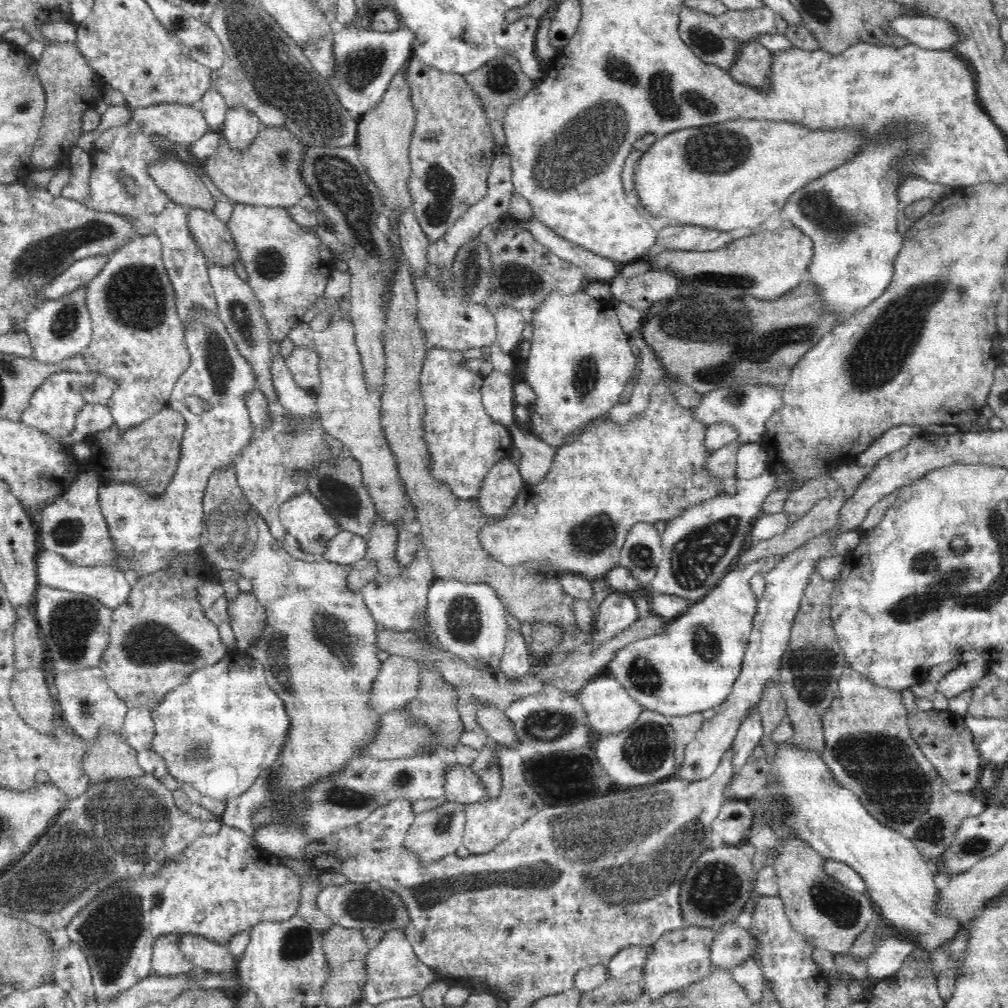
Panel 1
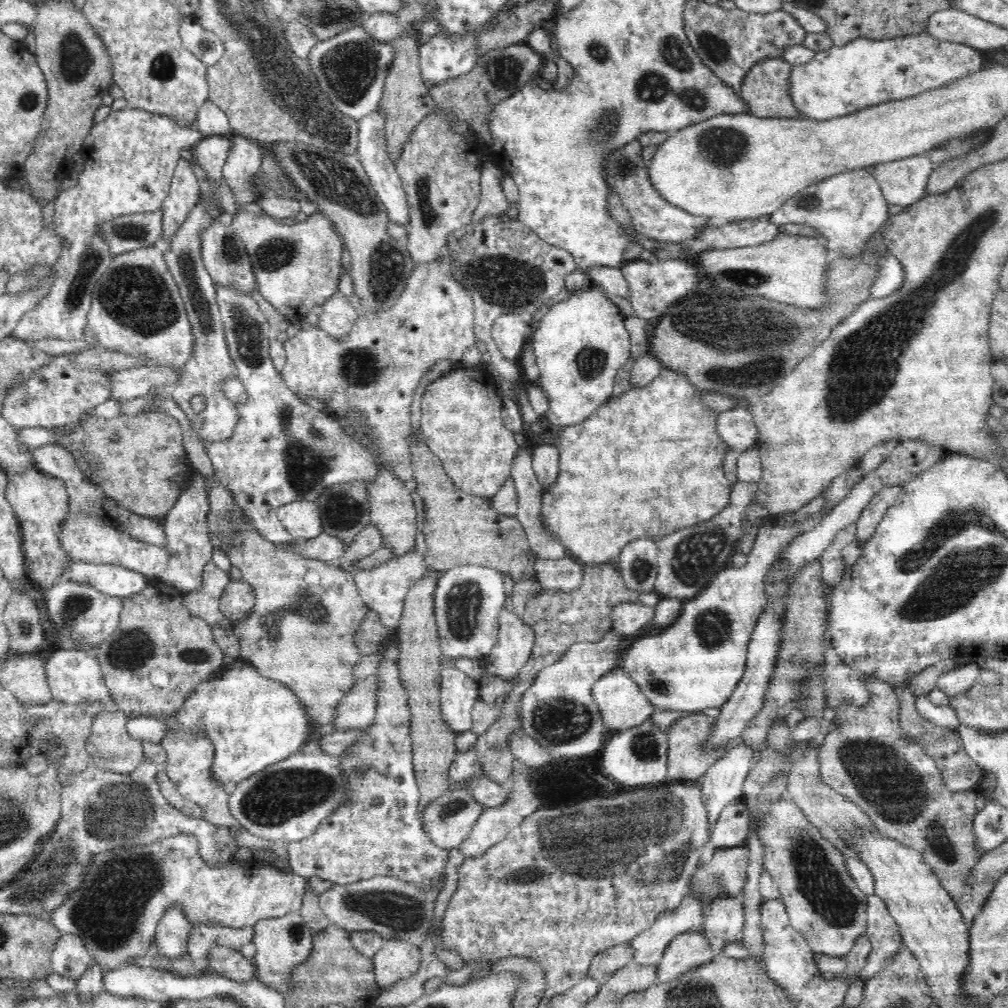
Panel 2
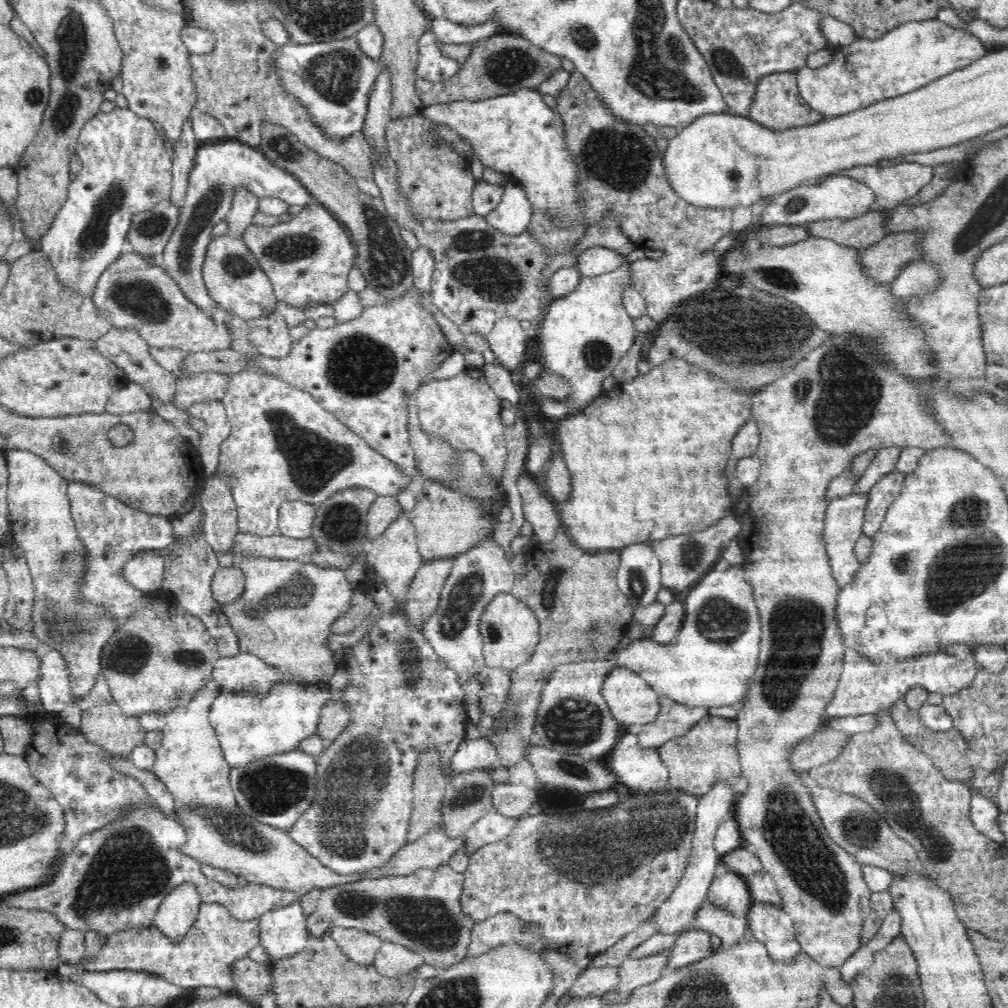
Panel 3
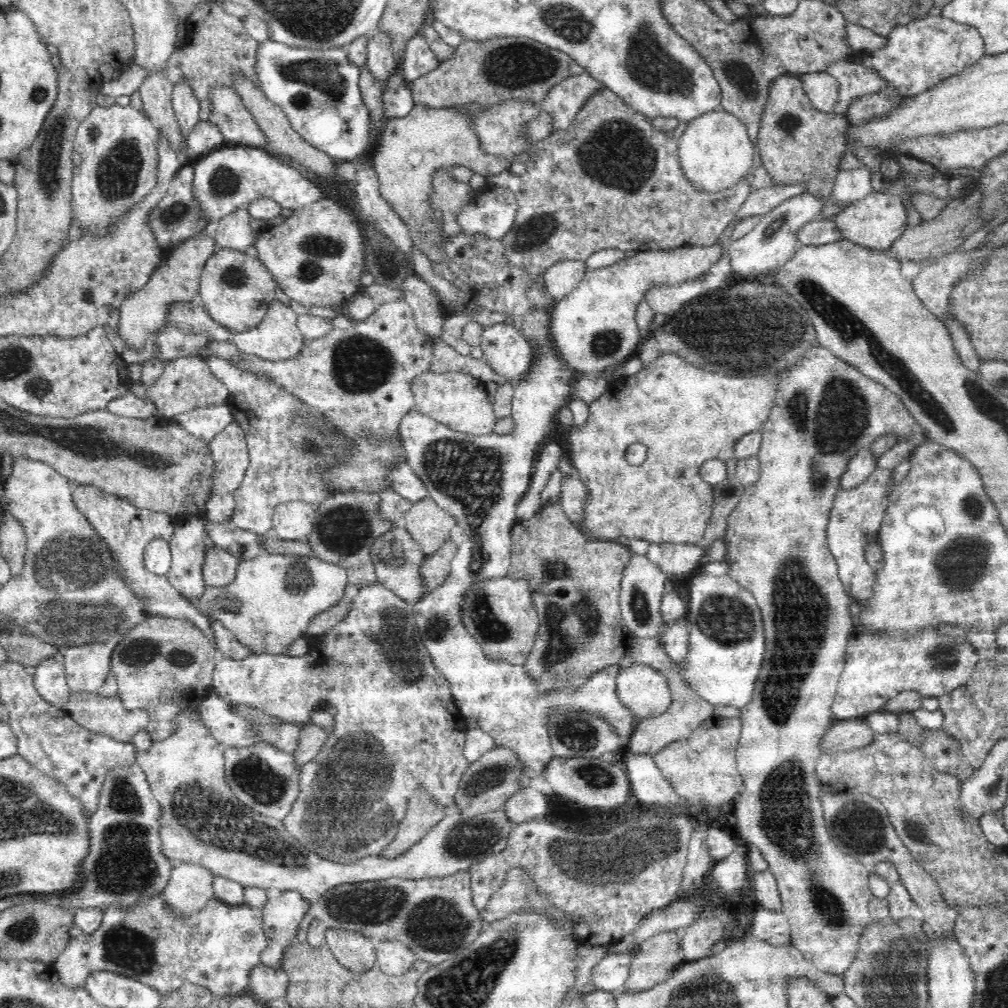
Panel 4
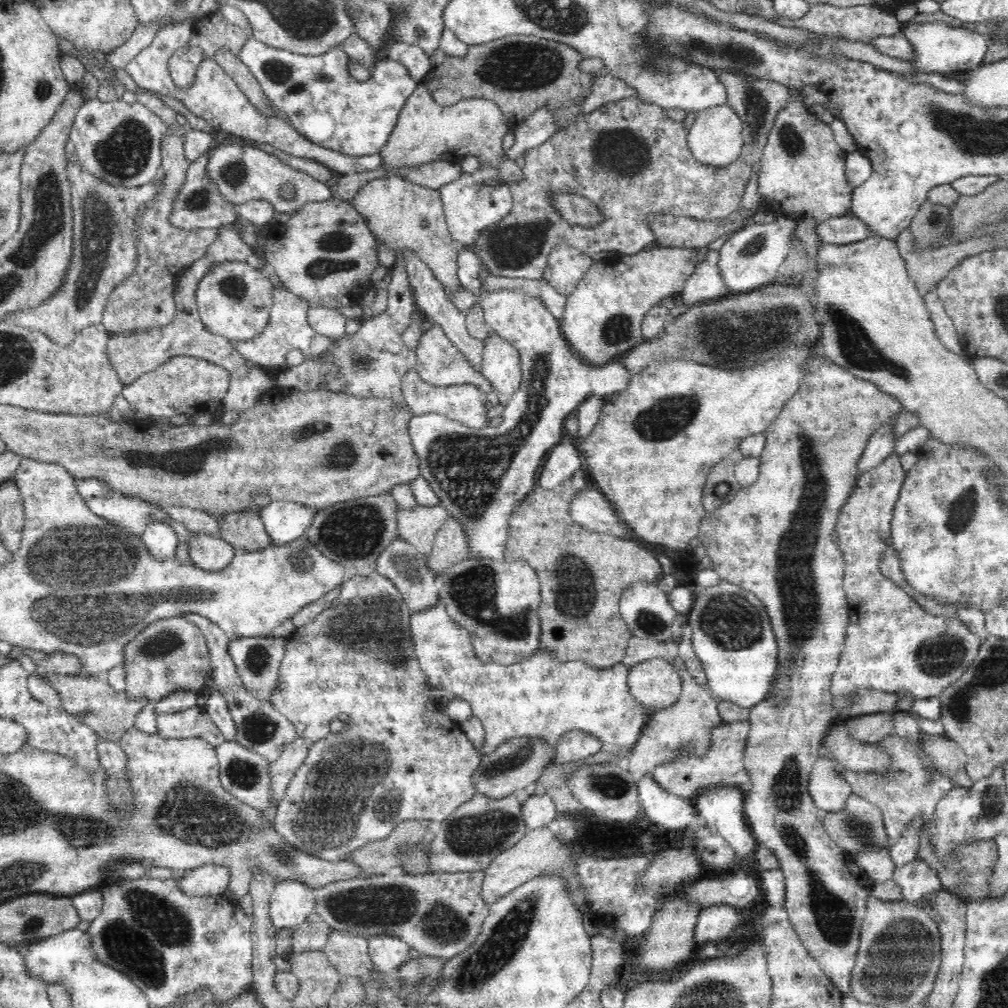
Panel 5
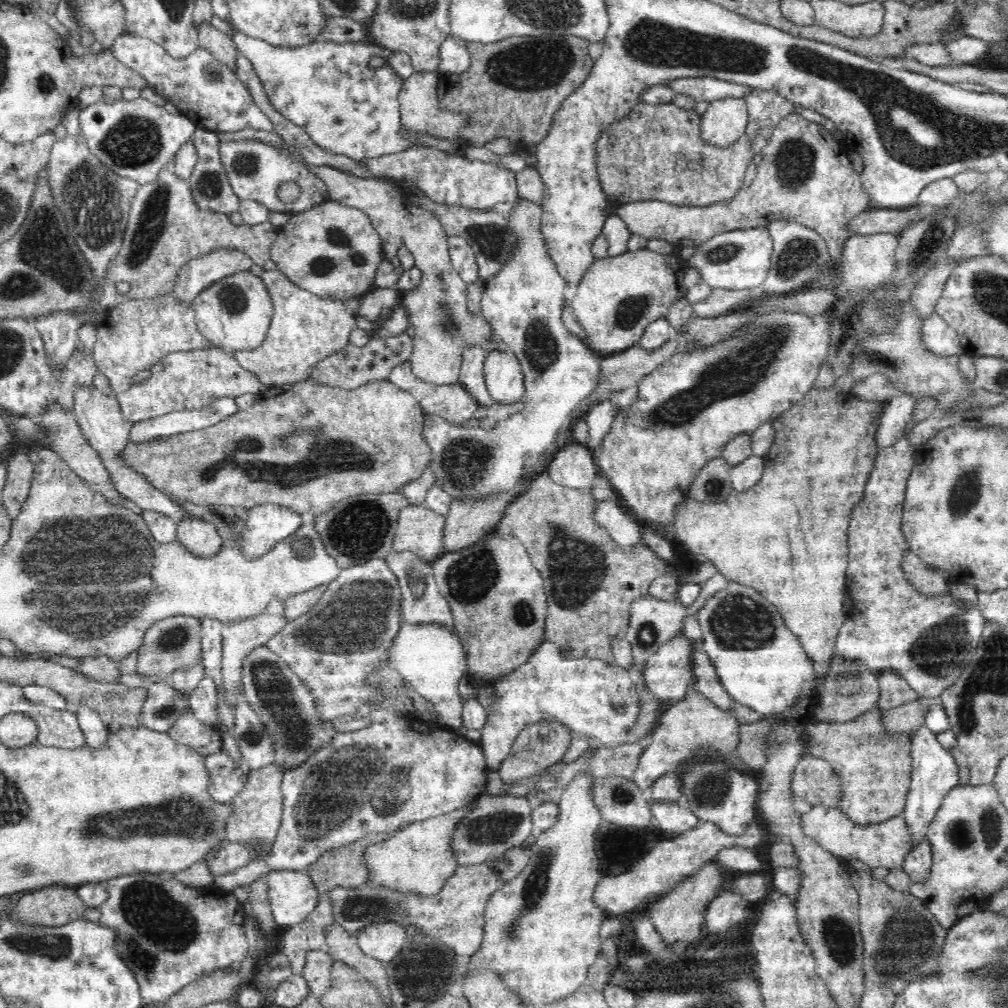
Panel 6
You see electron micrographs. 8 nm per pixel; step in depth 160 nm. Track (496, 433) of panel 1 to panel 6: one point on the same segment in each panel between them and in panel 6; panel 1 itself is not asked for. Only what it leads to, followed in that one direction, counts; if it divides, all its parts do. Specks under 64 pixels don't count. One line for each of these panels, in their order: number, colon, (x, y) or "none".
2: (460, 412)
3: (463, 410)
4: (456, 399)
5: (465, 403)
6: (451, 401)

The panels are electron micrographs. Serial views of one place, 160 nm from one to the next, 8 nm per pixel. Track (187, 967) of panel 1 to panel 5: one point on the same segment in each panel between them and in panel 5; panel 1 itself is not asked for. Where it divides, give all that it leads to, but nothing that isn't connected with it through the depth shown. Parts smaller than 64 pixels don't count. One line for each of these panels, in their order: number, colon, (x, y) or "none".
2: (171, 936)
3: (179, 909)
4: (190, 886)
5: (209, 880)

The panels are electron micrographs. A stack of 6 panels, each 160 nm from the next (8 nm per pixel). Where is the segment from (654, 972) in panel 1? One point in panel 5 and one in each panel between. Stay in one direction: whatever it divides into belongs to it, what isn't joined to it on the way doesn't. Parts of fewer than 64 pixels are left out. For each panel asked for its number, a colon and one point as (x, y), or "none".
2: (687, 951)
3: (691, 946)
4: (698, 938)
5: (714, 922)

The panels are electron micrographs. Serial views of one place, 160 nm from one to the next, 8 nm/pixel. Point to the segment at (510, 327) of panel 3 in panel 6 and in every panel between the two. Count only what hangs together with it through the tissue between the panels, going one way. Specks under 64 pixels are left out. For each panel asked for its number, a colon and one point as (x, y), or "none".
4: (504, 348)
5: (501, 365)
6: (503, 375)

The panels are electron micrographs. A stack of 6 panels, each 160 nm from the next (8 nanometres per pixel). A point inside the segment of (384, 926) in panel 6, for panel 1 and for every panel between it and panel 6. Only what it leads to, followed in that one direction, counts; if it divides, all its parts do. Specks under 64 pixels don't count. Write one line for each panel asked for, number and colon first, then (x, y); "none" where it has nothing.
1: (393, 970)
2: (397, 959)
3: (392, 960)
4: (393, 958)
5: (387, 953)

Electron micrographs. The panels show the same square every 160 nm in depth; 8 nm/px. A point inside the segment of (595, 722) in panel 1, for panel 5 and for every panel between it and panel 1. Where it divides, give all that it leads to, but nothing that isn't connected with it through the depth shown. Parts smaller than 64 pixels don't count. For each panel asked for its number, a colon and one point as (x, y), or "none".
2: (622, 706)
3: (633, 702)
4: (643, 690)
5: (656, 684)

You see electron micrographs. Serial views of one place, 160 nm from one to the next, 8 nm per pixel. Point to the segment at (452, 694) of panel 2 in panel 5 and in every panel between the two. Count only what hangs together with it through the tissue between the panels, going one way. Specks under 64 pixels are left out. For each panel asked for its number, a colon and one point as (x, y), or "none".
3: (404, 700)
4: (397, 728)
5: (400, 757)

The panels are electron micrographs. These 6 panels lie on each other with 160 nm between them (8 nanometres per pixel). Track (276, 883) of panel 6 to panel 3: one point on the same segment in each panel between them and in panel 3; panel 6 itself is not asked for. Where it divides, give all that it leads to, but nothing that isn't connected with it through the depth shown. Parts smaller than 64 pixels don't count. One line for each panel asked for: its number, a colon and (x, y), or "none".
3: (283, 932)
4: (281, 917)
5: (291, 903)

